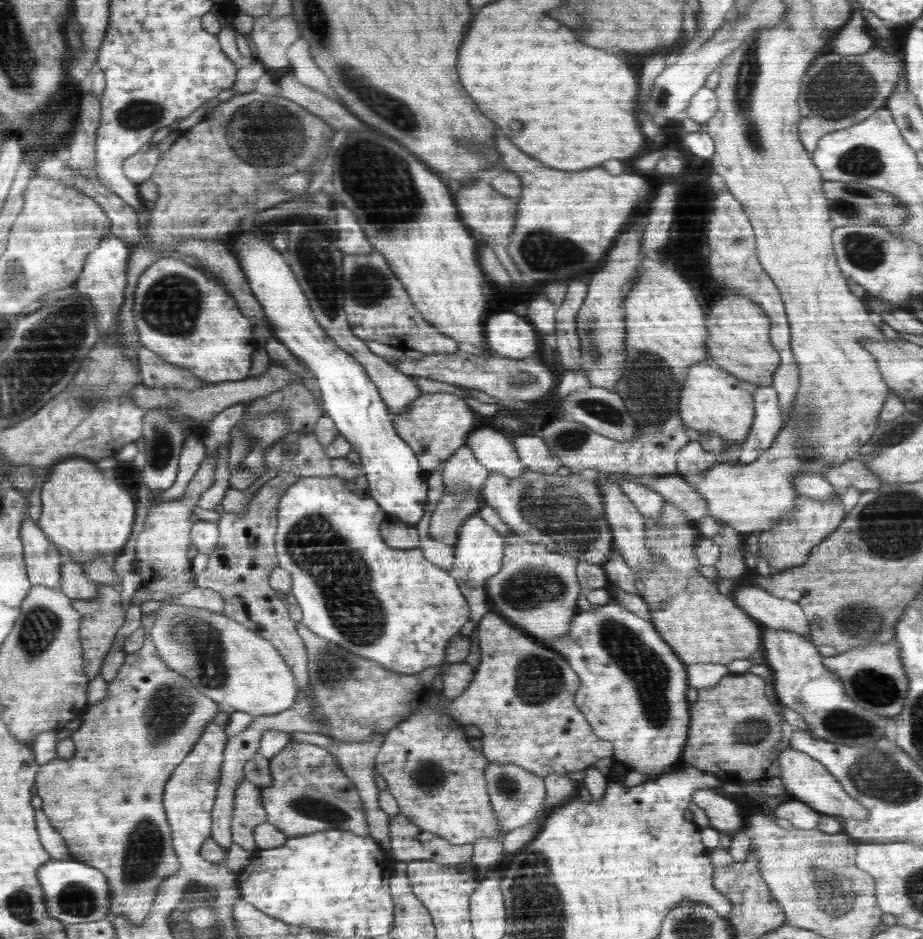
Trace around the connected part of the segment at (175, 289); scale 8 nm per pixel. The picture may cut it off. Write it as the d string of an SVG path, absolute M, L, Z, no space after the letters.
M162 258L146 270L137 288L135 311L144 346L212 384L246 379L252 366L252 354L261 345L252 338L253 322L239 311L225 288L206 276L206 272L178 258Z

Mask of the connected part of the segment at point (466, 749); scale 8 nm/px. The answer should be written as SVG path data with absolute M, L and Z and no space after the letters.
M427 702L416 713L386 732L384 746L377 756L377 769L387 788L397 800L399 812L421 830L432 832L455 845L474 844L478 839L498 839L501 823L490 804L484 769L488 762L482 752L468 746L464 724L453 719L441 708L429 708Z

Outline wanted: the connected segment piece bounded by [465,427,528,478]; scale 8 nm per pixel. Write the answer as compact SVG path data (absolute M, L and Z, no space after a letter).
M478 427L470 430L465 445L489 471L516 478L528 470L518 458L512 439L506 438L496 428Z

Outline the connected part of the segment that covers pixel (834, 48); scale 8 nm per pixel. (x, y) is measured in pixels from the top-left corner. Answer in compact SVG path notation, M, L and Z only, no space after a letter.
M854 9L853 18L841 30L831 37L830 50L836 54L864 54L868 52L877 40L872 38L863 25L860 12Z

